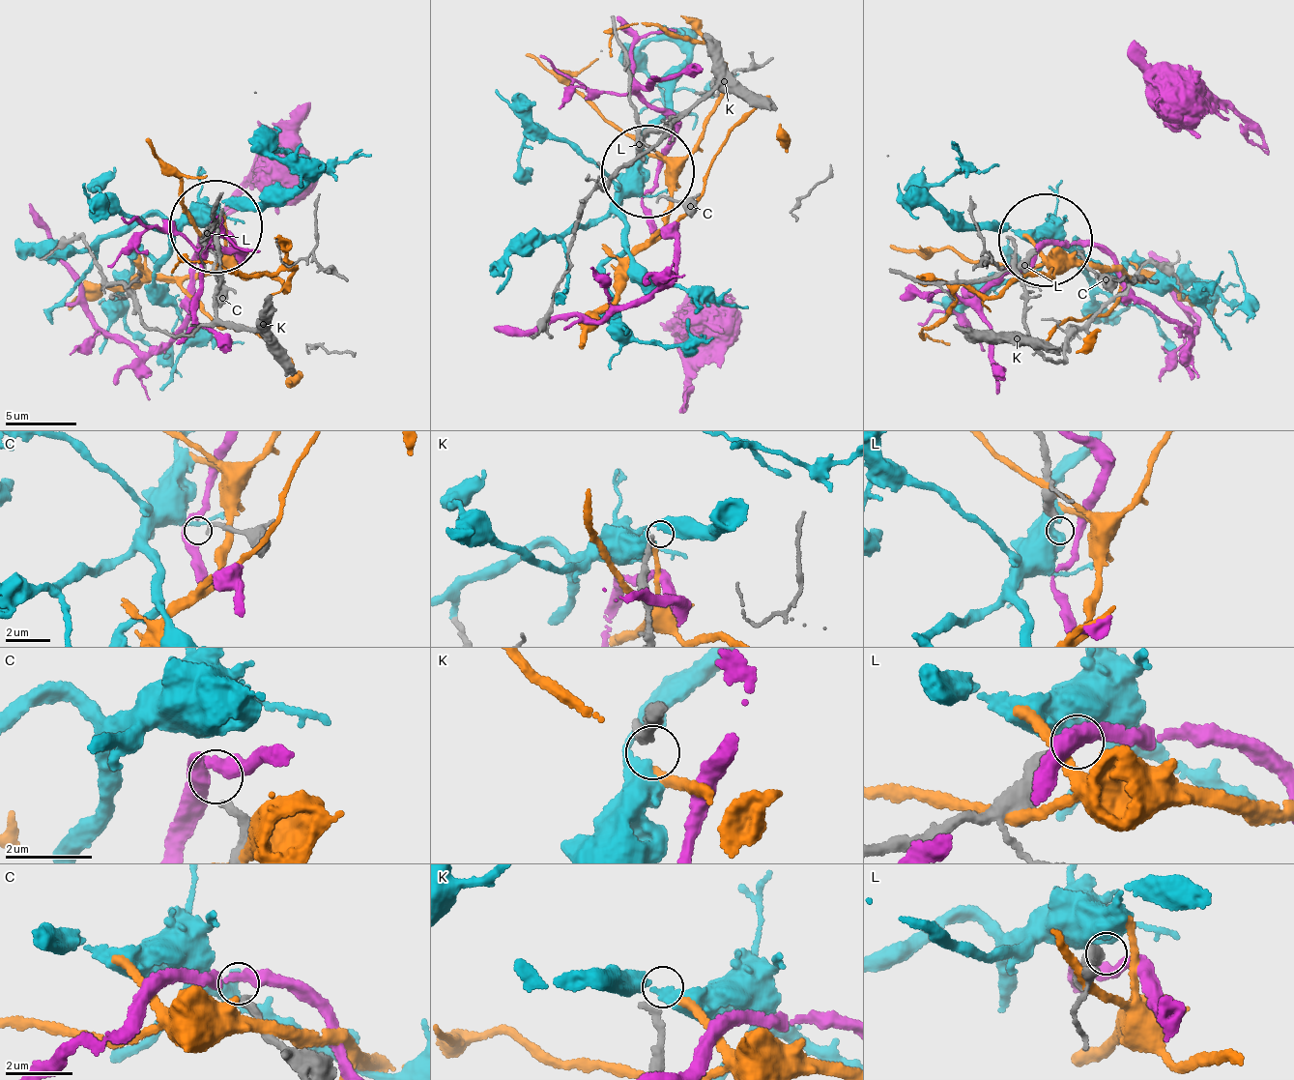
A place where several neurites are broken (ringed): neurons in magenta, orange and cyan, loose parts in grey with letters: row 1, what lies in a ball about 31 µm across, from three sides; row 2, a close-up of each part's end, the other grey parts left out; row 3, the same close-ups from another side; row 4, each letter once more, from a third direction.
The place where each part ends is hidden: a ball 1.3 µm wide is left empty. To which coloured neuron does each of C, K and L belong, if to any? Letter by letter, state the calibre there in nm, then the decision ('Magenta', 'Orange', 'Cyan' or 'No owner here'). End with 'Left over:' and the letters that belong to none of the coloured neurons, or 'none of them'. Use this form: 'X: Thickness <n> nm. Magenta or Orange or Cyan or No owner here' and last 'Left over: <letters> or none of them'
C: Thickness 190 nm. No owner here
K: Thickness 240 nm. No owner here
L: Thickness 360 nm. No owner here
Left over: C, K, L

